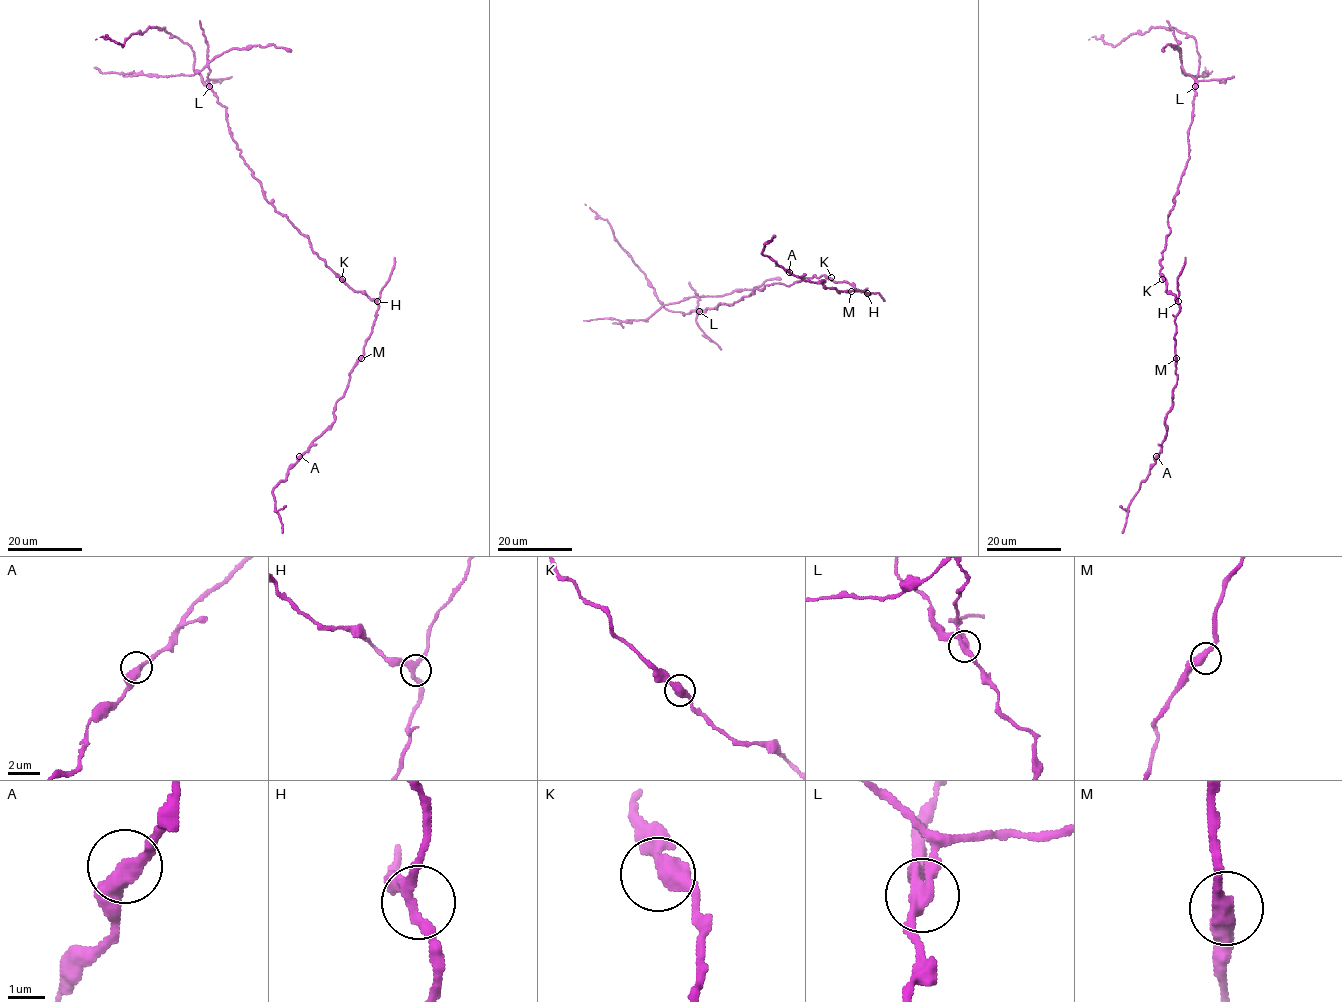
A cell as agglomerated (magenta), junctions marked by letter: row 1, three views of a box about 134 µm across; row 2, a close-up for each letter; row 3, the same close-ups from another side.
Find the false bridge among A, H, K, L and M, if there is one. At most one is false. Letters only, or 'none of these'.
L

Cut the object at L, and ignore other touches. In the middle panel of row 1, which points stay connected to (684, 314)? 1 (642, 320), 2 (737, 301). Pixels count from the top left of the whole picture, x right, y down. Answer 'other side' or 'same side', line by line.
1: other side
2: same side

